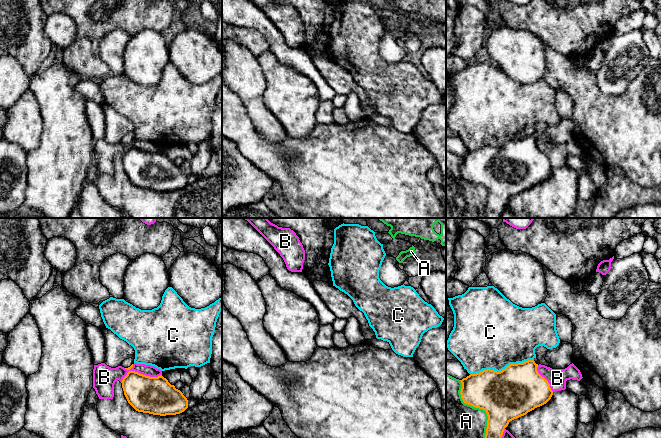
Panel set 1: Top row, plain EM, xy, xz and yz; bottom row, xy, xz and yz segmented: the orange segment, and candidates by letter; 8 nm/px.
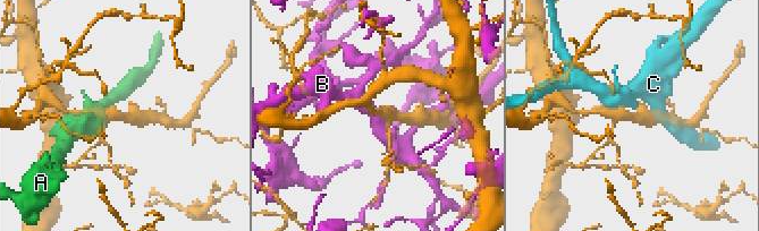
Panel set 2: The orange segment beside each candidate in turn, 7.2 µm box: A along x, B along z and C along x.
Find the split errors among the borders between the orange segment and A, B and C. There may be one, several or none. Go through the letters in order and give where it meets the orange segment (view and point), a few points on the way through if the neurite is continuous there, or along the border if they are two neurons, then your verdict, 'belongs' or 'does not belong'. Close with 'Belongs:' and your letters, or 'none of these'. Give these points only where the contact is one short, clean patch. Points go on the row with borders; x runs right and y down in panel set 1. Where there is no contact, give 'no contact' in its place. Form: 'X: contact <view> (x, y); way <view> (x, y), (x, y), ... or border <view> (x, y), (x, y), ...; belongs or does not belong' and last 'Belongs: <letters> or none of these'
A: contact yz (477, 407); does not belong
B: contact xy (139, 373); does not belong
C: contact yz (502, 370); does not belong
Belongs: none of these

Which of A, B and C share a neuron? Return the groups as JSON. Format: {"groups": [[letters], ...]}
{"groups": [["A"], ["B"], ["C"]]}

